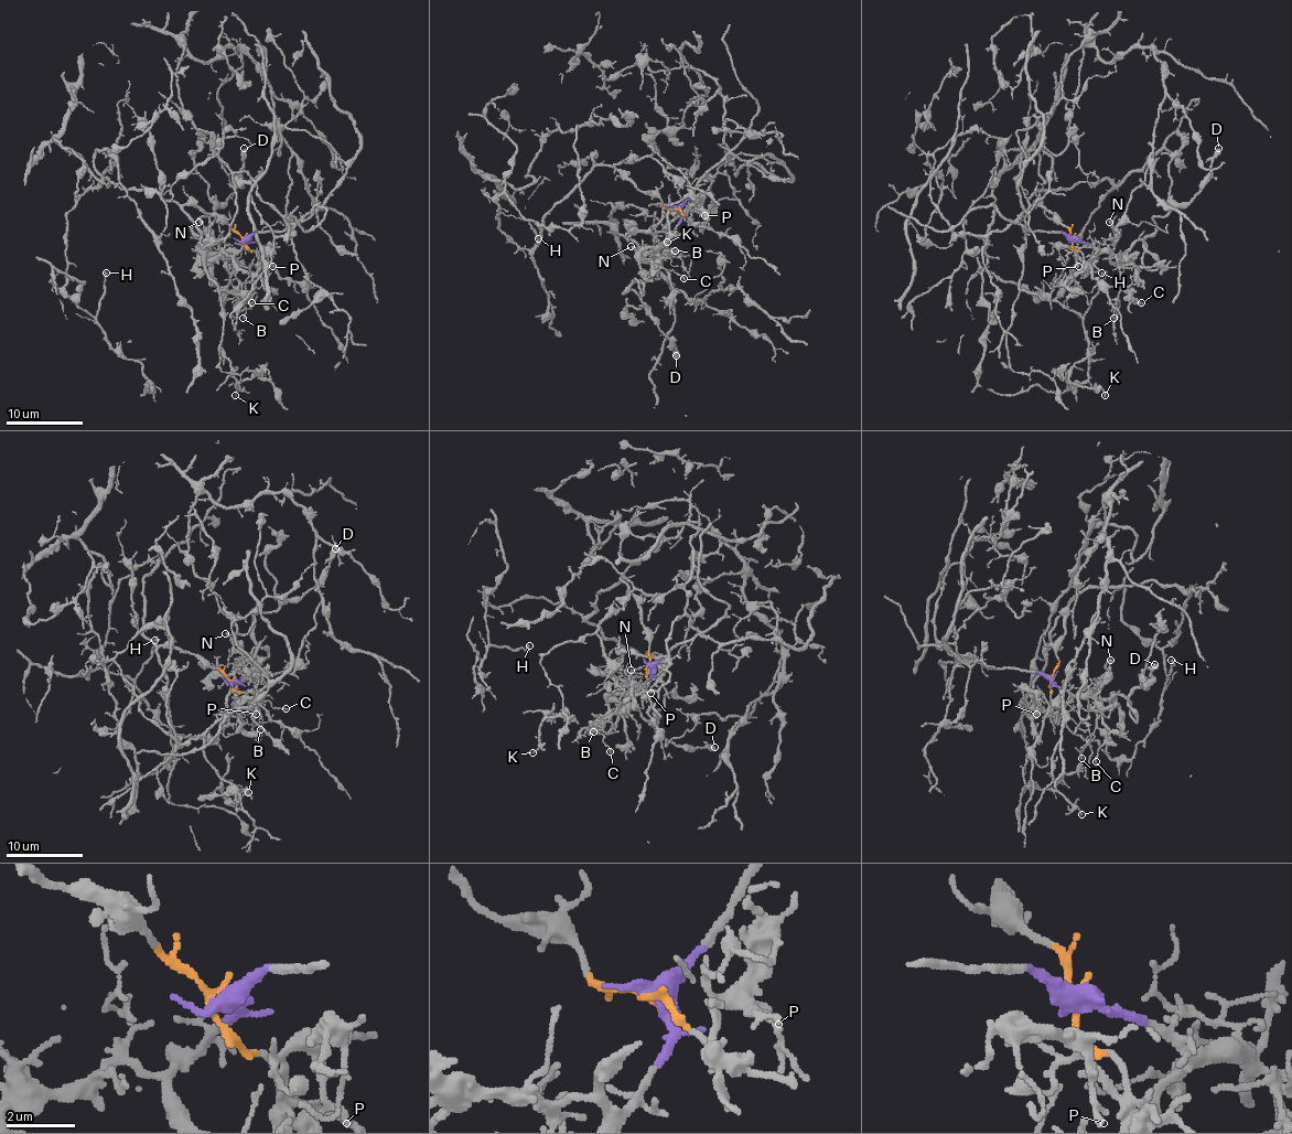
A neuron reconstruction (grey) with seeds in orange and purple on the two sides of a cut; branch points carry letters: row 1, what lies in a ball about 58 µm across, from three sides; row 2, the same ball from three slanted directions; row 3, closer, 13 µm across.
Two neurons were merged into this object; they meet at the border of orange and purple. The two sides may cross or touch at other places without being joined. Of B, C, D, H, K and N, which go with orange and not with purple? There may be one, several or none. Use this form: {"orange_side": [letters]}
{"orange_side": ["H", "K"]}

